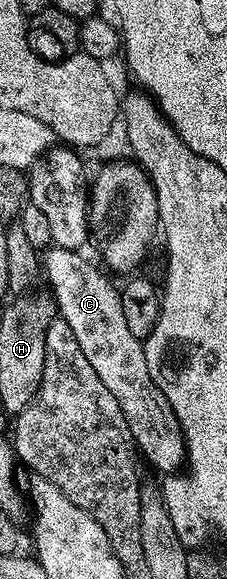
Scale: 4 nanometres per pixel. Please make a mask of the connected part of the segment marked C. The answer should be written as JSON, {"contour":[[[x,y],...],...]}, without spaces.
{"contour":[[[52,246],[50,248],[50,250],[48,250],[46,252],[46,255],[42,258],[41,265],[42,265],[44,274],[46,275],[46,273],[47,273],[47,279],[48,279],[50,285],[51,285],[51,288],[49,288],[49,289],[50,289],[50,292],[53,294],[53,298],[55,300],[55,306],[57,308],[58,318],[61,318],[61,319],[65,320],[67,322],[67,324],[69,325],[69,329],[73,329],[73,337],[77,337],[77,345],[81,345],[81,353],[85,353],[85,358],[87,360],[89,360],[89,365],[93,365],[93,373],[97,373],[97,377],[101,377],[101,385],[105,385],[105,389],[109,389],[109,393],[111,394],[112,397],[114,397],[115,407],[117,408],[118,414],[121,416],[121,419],[122,419],[121,414],[123,414],[123,419],[124,419],[125,422],[127,422],[127,427],[128,427],[129,430],[131,430],[131,435],[132,435],[133,438],[135,438],[135,443],[136,443],[137,446],[139,446],[140,453],[143,454],[144,457],[147,458],[148,461],[151,462],[152,465],[155,466],[157,470],[167,471],[167,472],[163,472],[163,473],[178,472],[180,470],[179,466],[181,466],[181,465],[184,466],[184,464],[187,463],[187,446],[185,445],[185,441],[183,440],[183,434],[181,433],[181,429],[179,428],[179,423],[172,416],[171,406],[169,406],[169,404],[167,404],[167,402],[165,401],[165,397],[157,389],[157,385],[153,381],[153,377],[149,377],[149,365],[145,365],[145,353],[143,352],[143,343],[137,337],[133,337],[133,333],[129,333],[129,325],[126,324],[126,322],[125,322],[125,313],[122,312],[122,310],[121,310],[121,297],[119,296],[120,288],[118,286],[111,287],[110,281],[107,280],[106,277],[103,276],[101,272],[97,271],[93,267],[90,267],[90,265],[87,264],[86,261],[82,259],[84,257],[82,254],[76,253],[74,251],[66,251],[65,249],[61,249],[60,247],[57,247],[57,246]]]}

